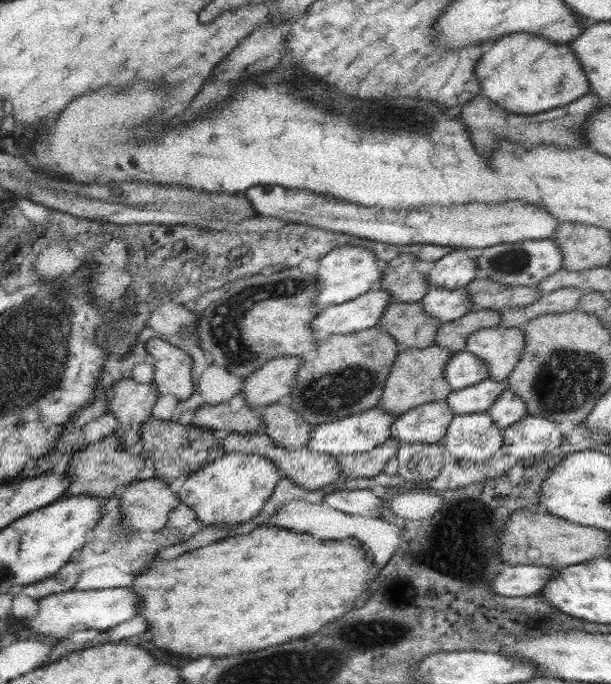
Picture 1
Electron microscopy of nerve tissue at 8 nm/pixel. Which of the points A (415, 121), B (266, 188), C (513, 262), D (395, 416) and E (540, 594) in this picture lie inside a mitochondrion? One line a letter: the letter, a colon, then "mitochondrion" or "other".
A: mitochondrion
B: other
C: mitochondrion
D: other
E: other

